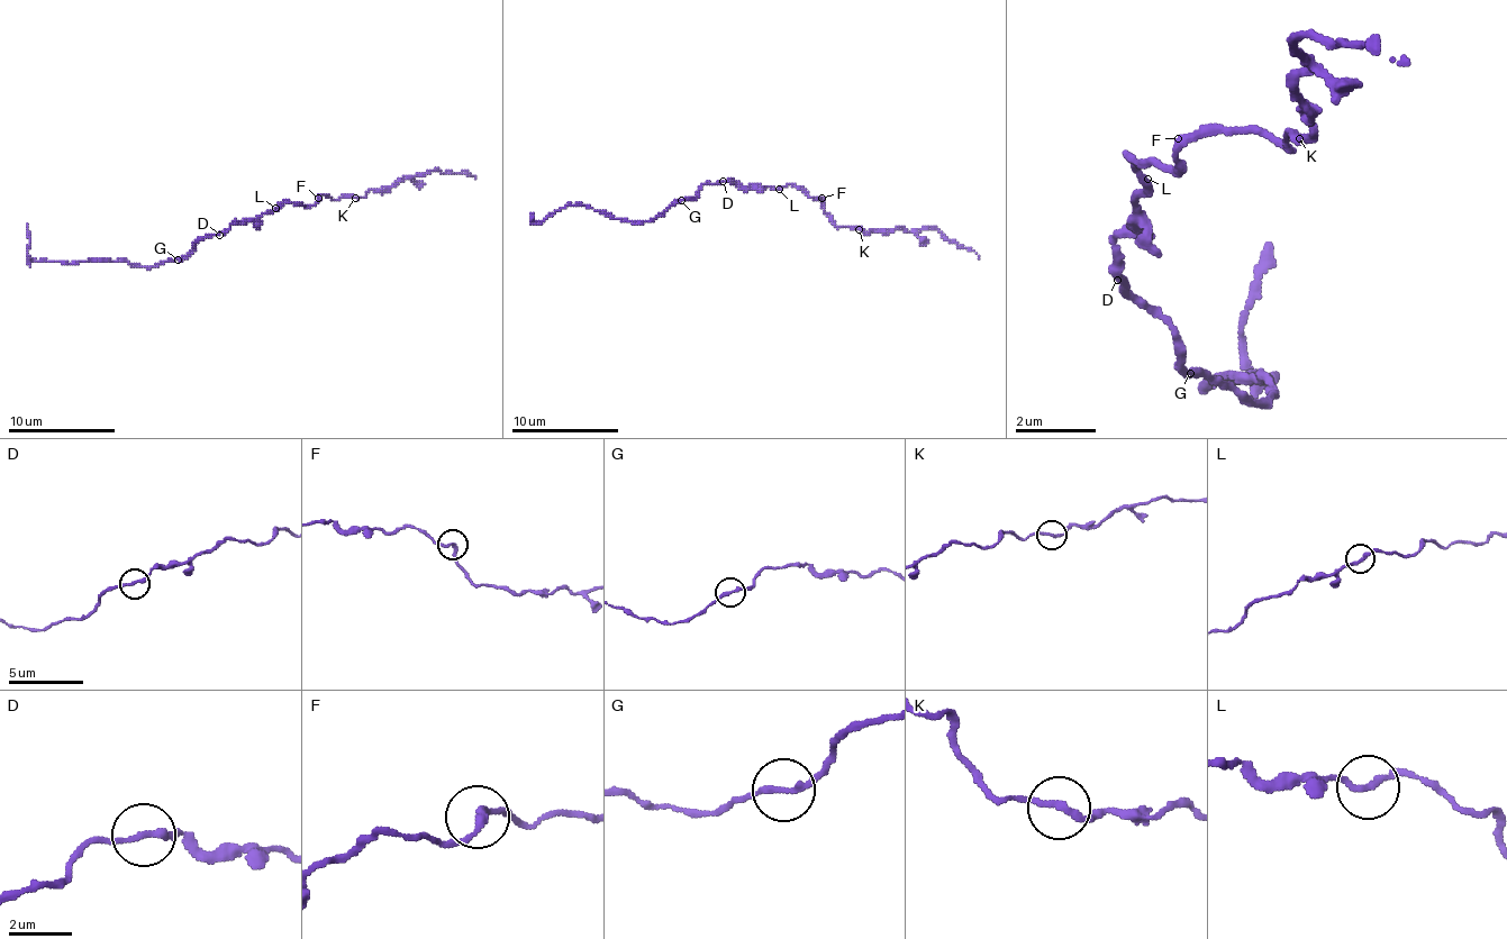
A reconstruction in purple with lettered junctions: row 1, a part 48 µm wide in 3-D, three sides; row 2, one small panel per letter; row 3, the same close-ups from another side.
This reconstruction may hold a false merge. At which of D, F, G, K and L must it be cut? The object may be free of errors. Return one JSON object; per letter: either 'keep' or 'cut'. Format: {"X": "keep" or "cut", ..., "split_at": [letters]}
{"D": "keep", "F": "keep", "G": "cut", "K": "keep", "L": "keep", "split_at": ["G"]}

